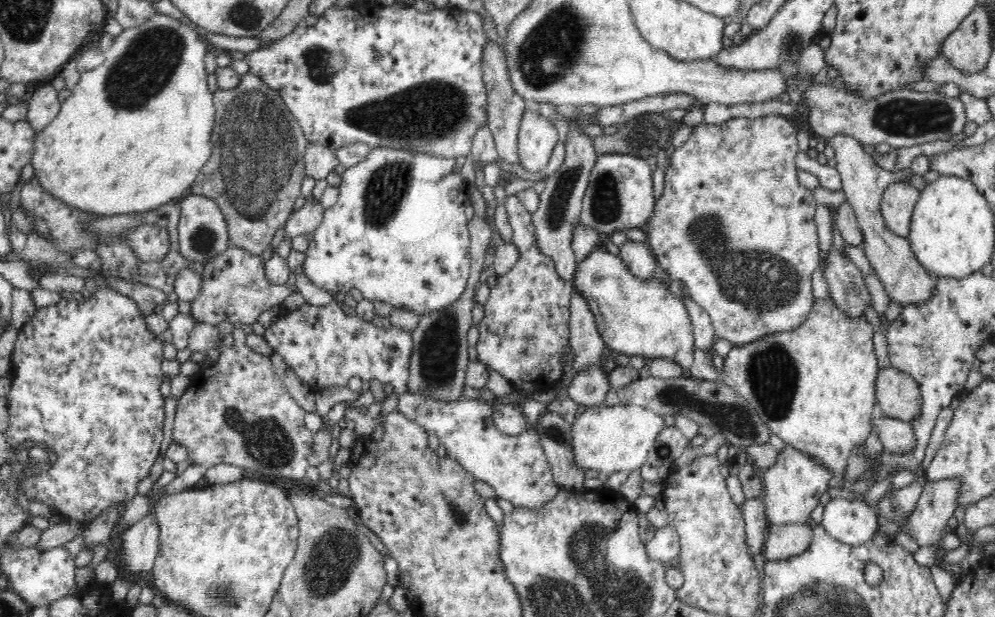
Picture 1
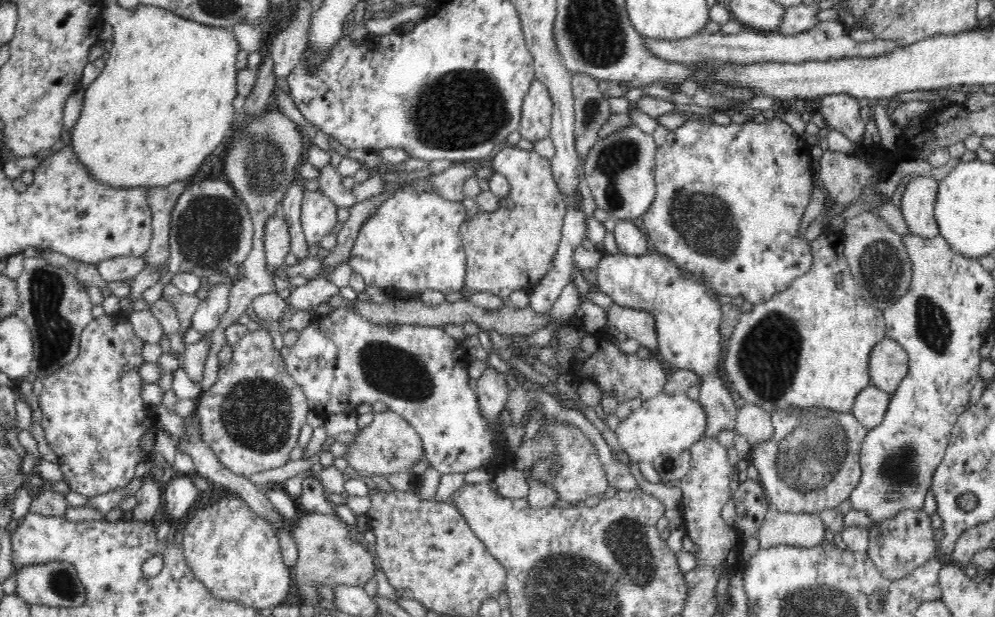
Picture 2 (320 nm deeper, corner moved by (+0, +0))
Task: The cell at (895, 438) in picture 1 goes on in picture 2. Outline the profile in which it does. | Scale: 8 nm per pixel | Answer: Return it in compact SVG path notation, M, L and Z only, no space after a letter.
M871 382L862 389L854 401L853 416L867 429L882 424L884 414L888 410L890 393L878 389Z

